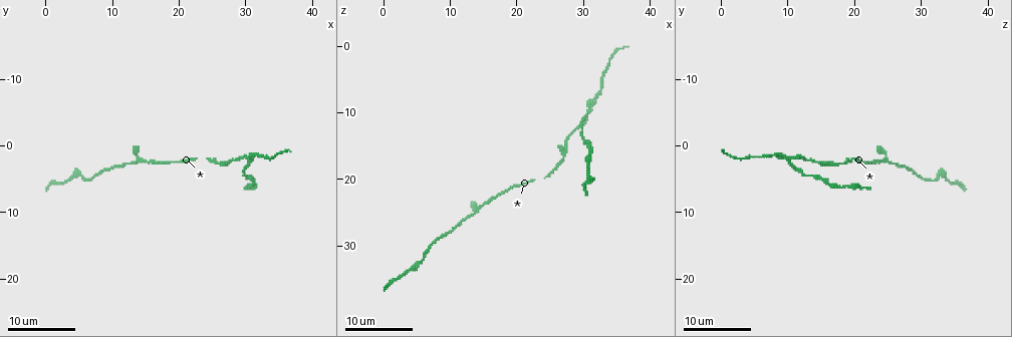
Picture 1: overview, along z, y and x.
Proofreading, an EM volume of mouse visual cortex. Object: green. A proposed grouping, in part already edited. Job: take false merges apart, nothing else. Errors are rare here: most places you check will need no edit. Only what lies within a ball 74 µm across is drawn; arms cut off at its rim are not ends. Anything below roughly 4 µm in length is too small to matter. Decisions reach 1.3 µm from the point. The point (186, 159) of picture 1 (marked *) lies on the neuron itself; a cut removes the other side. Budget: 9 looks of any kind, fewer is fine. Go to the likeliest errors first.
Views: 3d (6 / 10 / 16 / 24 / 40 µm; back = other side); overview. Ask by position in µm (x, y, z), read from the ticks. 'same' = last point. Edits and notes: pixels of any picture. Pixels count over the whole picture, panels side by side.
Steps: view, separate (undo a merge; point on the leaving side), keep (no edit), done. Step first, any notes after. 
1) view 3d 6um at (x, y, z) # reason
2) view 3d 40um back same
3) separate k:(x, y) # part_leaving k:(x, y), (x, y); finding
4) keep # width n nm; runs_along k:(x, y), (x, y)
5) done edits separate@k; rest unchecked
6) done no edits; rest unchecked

view 3d 24um at (30.5, 2.0, 10.5) # side arm on a straight run

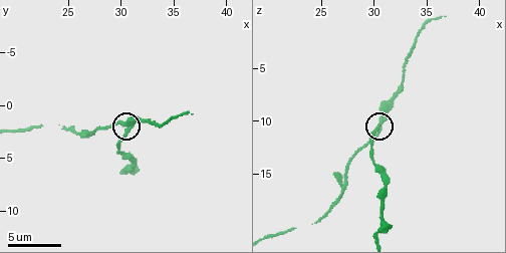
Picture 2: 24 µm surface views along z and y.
view 3d 6um at (30.8, 2.4, 10.2)

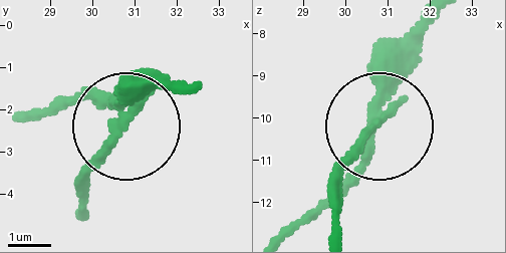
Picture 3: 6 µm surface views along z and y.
separate 3:(103, 157) # width 230 nm; two neurons meet here

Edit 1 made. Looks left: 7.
view 3d 10um at (27.4, 2.6, 14.8) # thick turns thin

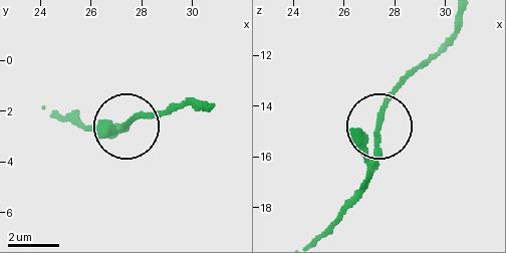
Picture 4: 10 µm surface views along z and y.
keep # runs_along 4:(58, 113), (88, 129), (122, 129), (153, 115); continuous, no second neuron

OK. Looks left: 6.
view 3d 24um at (4.0, 4.5, 33.5)

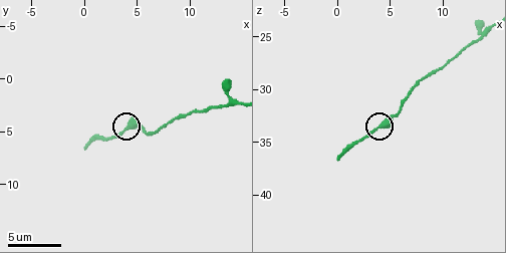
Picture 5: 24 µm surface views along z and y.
view 3d 6um at (4.0, 4.6, 33.6)

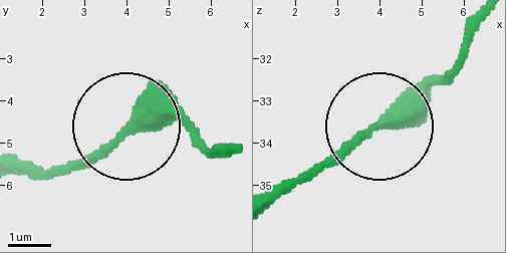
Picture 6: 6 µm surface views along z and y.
keep # runs_along 6:(482, 21), (432, 85), (305, 179); all the same neuron

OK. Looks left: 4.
view 3d 24um at (32.5, 1.5, 5.5) # thin neck

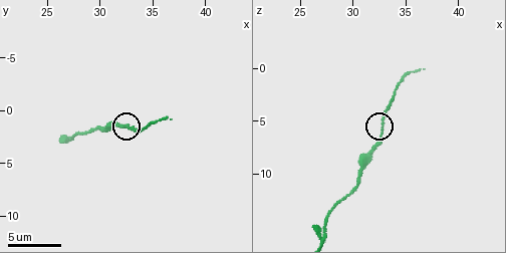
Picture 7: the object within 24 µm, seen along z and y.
view 3d 6um same

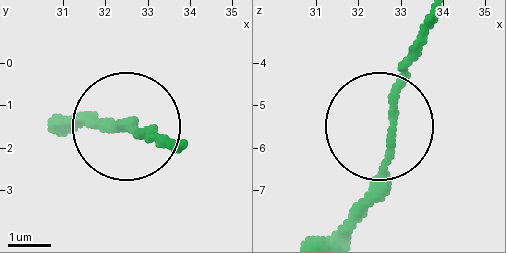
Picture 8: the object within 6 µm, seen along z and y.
keep # width 150 nm; runs_along 8:(331, 234), (382, 170), (385, 104), (418, 32); all the same neuron

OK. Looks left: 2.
done edits separate@3; rest unchecked

